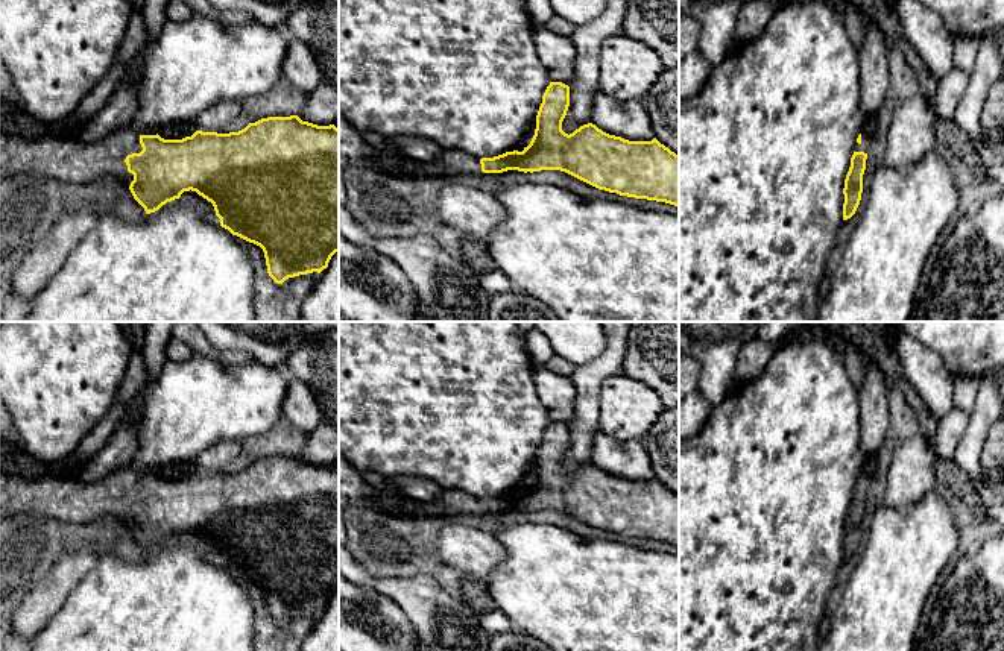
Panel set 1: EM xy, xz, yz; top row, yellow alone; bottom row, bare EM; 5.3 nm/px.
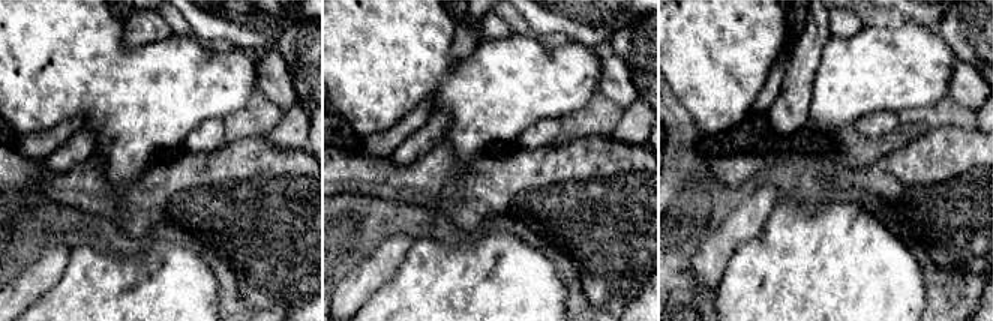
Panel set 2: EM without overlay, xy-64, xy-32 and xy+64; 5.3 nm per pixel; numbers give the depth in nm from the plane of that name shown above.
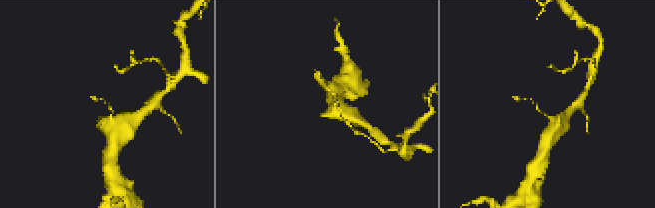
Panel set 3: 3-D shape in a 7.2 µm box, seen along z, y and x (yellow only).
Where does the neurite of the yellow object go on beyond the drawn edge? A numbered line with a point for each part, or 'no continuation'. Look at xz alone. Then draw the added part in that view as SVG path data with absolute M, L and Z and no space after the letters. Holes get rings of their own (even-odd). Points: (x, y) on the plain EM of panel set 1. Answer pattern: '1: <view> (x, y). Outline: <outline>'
1: xz (353, 490). Outline: M339 455L339 507L375 508L392 514L413 517L442 517L454 514L478 514L478 496L462 490L444 490L433 502L422 502L409 496L386 493L369 486L358 469Z

